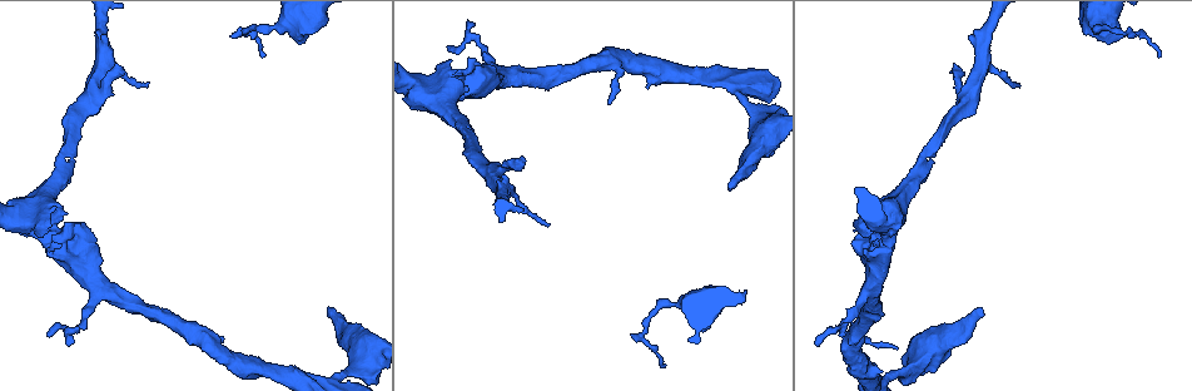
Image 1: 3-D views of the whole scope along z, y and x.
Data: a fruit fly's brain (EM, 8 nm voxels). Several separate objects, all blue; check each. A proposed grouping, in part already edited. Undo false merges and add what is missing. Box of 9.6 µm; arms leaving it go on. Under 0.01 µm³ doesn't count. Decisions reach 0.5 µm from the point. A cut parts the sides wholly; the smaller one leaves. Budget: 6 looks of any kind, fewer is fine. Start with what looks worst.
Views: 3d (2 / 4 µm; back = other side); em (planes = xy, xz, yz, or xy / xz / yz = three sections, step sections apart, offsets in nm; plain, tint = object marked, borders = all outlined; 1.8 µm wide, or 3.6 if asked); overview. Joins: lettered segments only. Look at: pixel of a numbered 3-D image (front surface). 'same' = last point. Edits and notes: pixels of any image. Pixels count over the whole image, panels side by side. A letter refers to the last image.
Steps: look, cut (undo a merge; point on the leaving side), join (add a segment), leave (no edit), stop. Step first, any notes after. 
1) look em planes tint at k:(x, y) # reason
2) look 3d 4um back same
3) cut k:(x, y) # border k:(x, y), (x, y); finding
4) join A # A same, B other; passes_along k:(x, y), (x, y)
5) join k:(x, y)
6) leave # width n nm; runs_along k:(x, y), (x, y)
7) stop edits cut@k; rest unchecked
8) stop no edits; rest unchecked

look 3d 4um at 1:(330, 311) # thick end

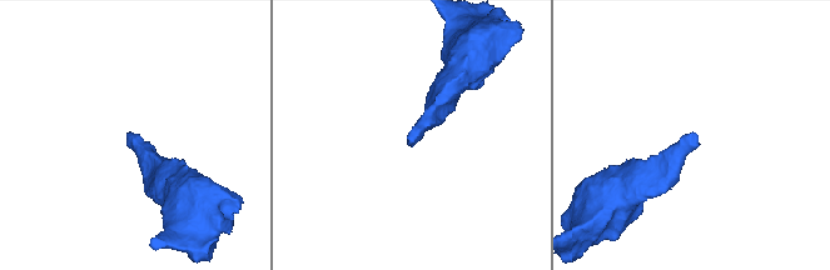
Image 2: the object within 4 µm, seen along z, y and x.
look em planes borders at 2:(408, 144) # shape alone is not enough

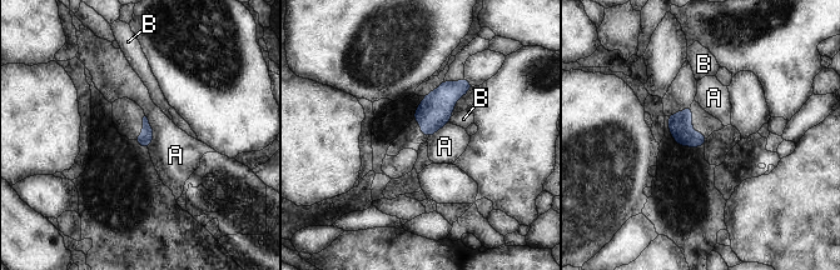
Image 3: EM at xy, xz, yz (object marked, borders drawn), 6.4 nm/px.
leave # A other, B other; border 3:(145, 115), (153, 131), (148, 146); no lettered segment goes on from it

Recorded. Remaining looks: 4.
look 3d 2um at 1:(951, 72) # branch stops here

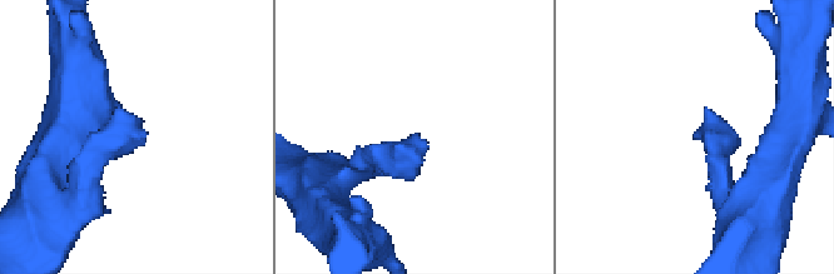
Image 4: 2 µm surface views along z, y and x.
look em planes plain at 4:(137, 139)

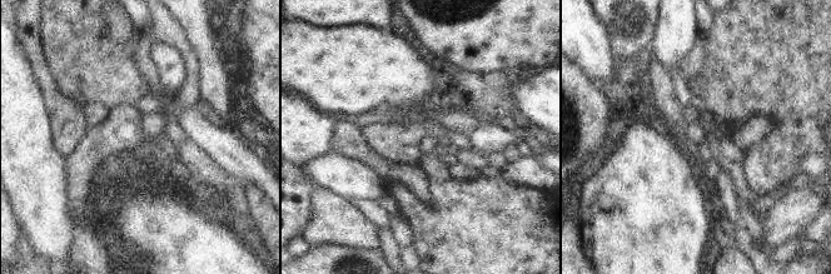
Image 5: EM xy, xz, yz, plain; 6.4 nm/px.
look em planes borders same

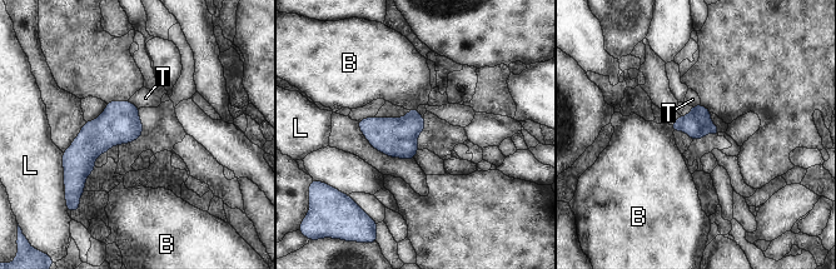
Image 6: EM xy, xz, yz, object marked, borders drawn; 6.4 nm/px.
leave # longest_contact L 180 nm; B other, L other, T other; border 6:(417, 106), (409, 110); no lettered segment goes on from it

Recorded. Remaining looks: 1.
stop no edits; rest unchecked

